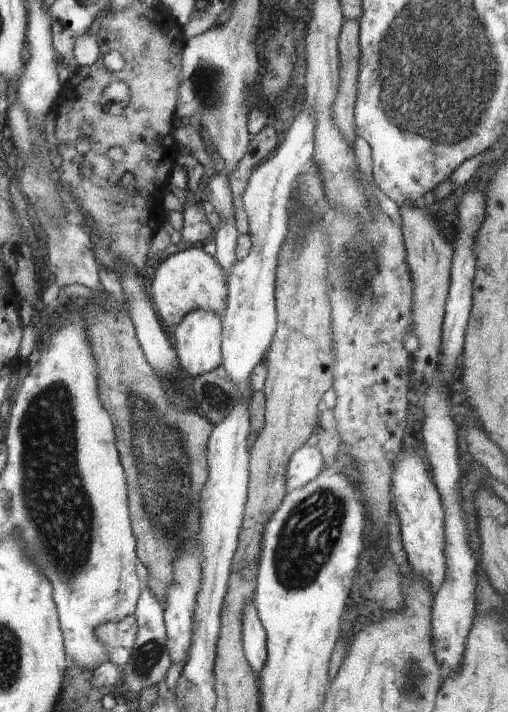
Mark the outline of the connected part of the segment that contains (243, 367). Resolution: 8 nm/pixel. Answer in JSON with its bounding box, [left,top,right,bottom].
[221,109,314,395]

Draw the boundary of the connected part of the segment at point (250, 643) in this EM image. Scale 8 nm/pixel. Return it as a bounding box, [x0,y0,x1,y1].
[242,601,267,675]

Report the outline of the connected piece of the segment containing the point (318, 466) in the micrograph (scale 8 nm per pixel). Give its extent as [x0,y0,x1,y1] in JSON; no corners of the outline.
[286,445,325,493]

